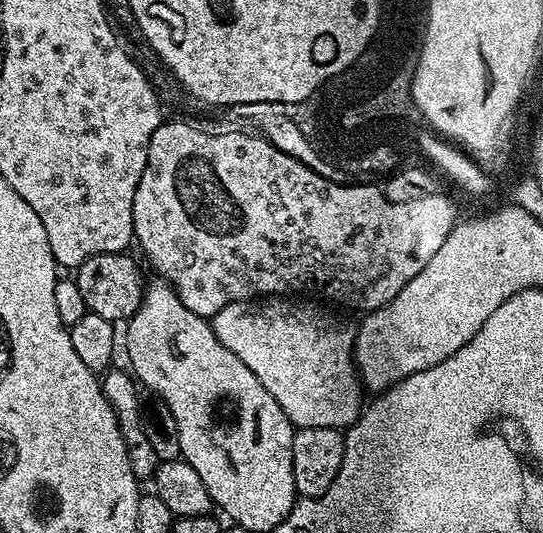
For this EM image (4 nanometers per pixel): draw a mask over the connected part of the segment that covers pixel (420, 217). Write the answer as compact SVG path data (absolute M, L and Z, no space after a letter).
M173 119L161 122L158 130L150 138L146 170L142 170L142 178L138 182L138 190L134 190L134 230L132 235L135 243L140 243L146 259L152 263L159 279L169 284L178 294L178 298L186 310L194 310L194 314L210 318L222 310L222 306L233 304L239 300L253 298L272 298L277 294L292 294L299 288L312 288L317 284L324 291L328 300L341 304L344 308L361 308L367 314L376 308L386 306L434 258L438 246L446 242L450 230L458 223L456 204L443 191L427 194L424 198L412 202L392 202L385 196L383 187L371 184L335 184L332 180L322 178L314 170L310 170L302 162L298 162L290 154L278 150L263 136L249 134L244 130L227 130L228 132L203 132L203 127L192 122Z

